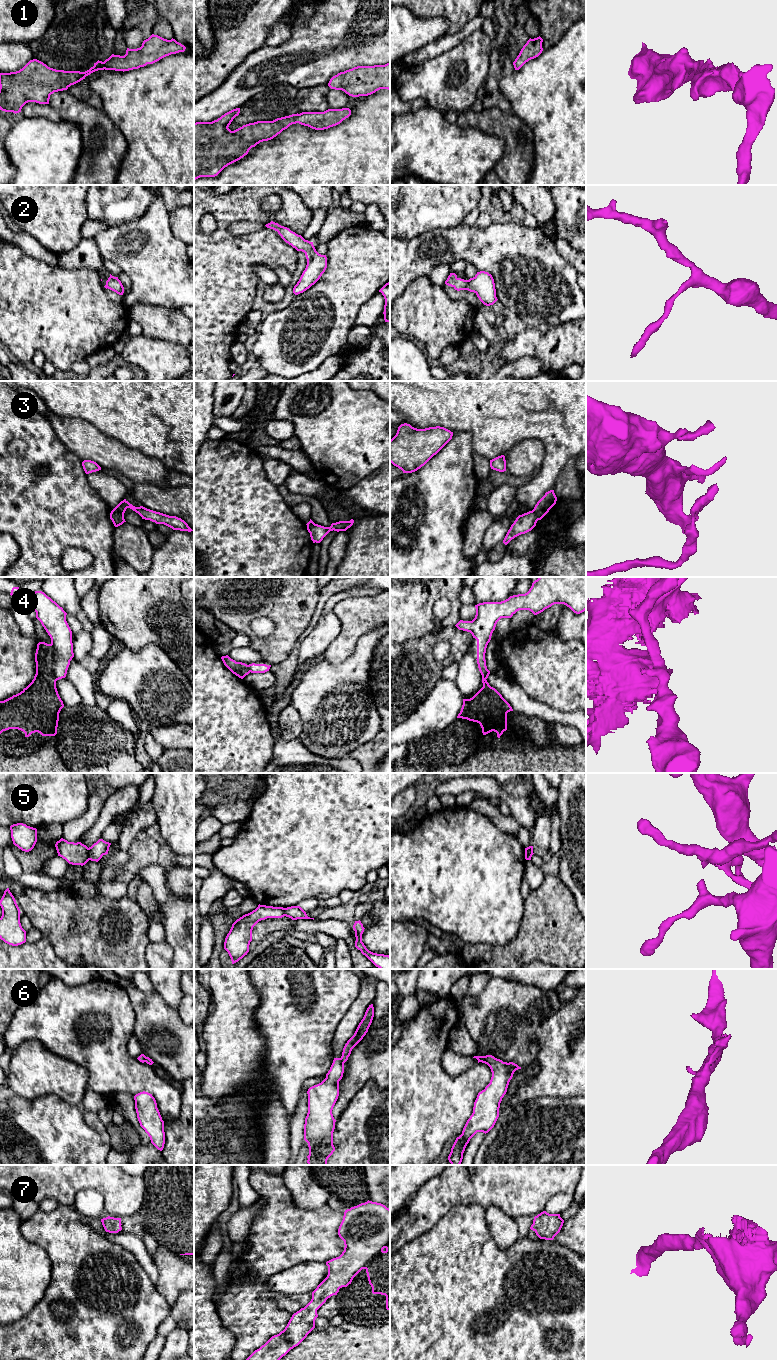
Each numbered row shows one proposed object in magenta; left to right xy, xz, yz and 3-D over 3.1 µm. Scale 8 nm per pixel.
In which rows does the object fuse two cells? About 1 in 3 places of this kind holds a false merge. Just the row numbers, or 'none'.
3, 4, 5, 6

